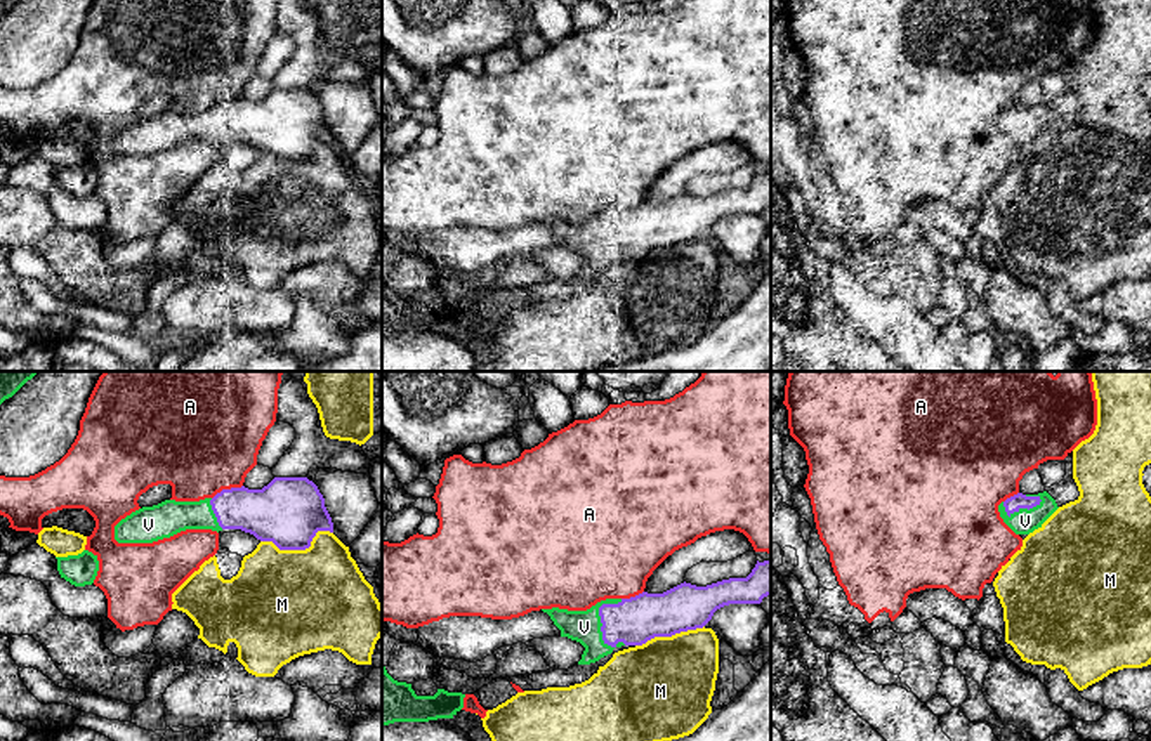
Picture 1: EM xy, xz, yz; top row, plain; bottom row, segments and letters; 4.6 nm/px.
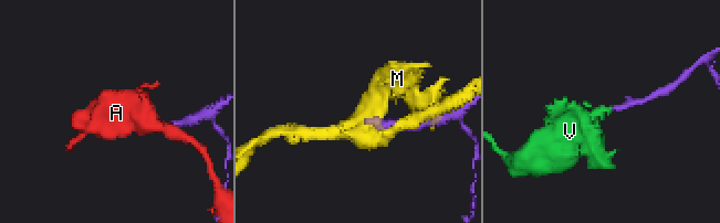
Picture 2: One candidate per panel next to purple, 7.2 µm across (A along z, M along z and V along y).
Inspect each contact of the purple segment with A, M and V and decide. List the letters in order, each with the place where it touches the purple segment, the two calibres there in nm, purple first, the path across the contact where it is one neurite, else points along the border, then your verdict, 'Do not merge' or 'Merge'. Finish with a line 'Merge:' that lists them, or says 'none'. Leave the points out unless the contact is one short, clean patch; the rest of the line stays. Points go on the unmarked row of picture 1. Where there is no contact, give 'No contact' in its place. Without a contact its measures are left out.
A: Touches purple at xy (226, 101). Thickness 260 nm (purple) against 480 nm. Do not merge
M: Touches purple at xy (299, 160). Thickness 320 nm (purple) against 480 nm. Do not merge
V: Touches purple at xz (599, 226). Thickness 220 nm (purple) against 150 nm. Merge
Merge: V

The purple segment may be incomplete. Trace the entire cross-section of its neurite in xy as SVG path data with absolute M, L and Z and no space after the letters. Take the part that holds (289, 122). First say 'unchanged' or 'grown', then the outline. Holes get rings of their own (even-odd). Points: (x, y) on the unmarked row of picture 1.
grown; M274 89L262 101L231 99L200 113L165 111L142 118L115 137L118 154L153 154L186 141L241 141L260 153L273 153L280 161L306 161L318 142L333 144L332 128L318 97L307 89Z

